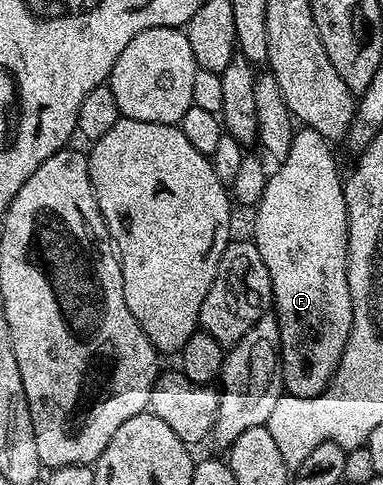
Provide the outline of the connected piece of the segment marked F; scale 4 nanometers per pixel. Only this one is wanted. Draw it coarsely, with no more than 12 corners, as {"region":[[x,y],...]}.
{"region":[[300,126],[253,242],[283,390],[317,397],[353,325],[332,140]]}

